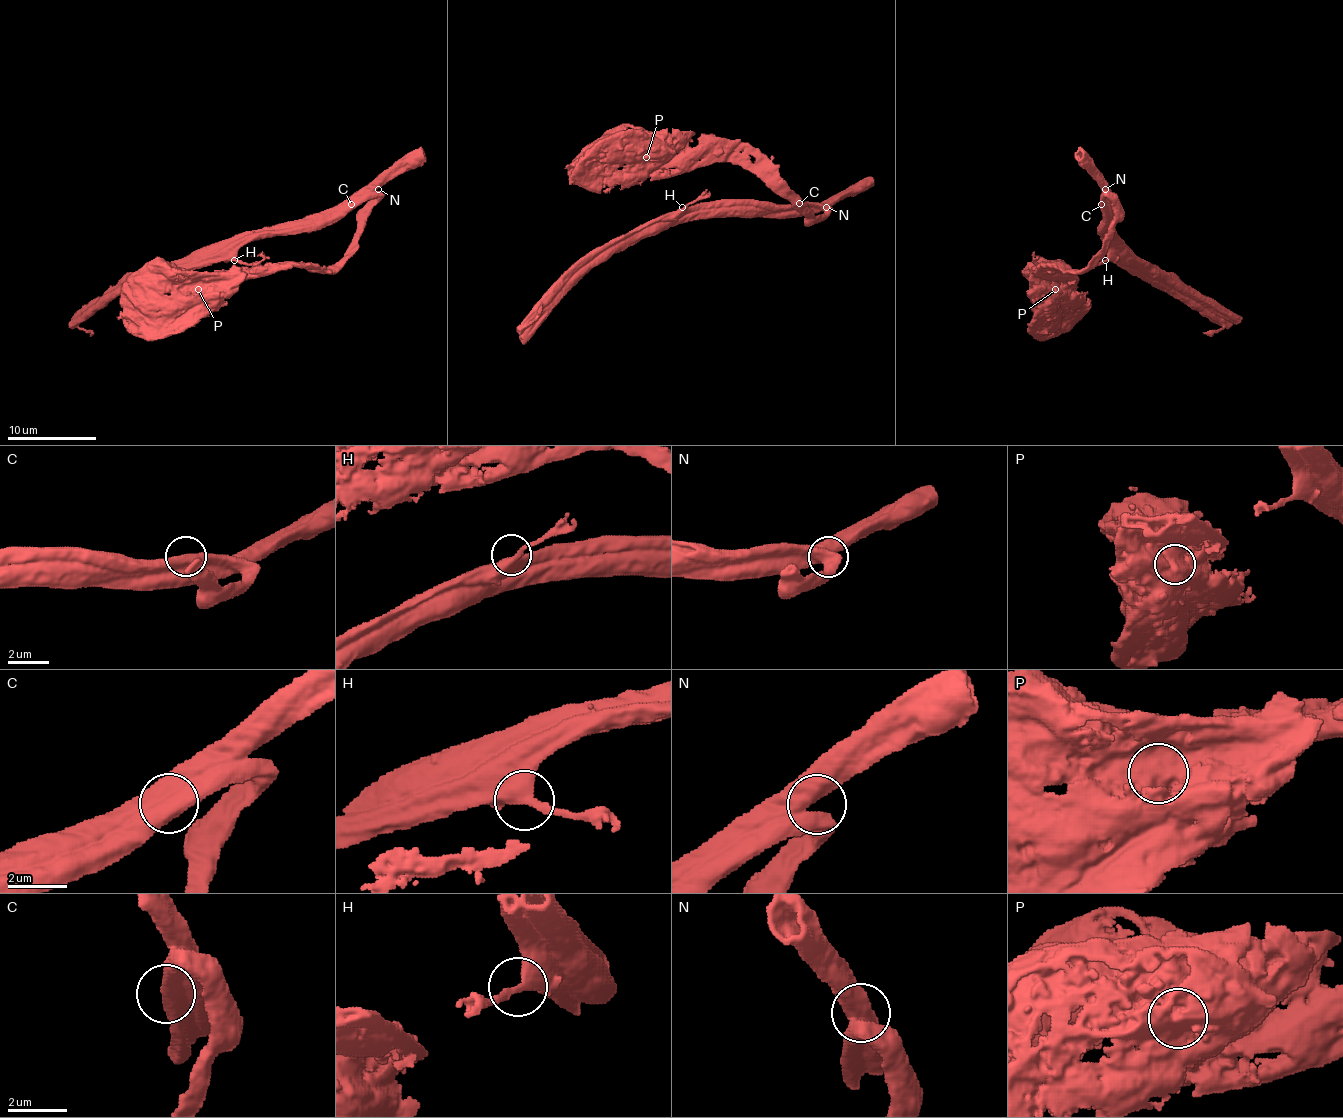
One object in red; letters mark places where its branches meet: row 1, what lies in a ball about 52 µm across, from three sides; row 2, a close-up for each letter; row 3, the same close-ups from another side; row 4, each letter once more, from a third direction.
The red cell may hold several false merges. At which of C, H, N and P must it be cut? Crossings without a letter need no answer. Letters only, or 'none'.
none

